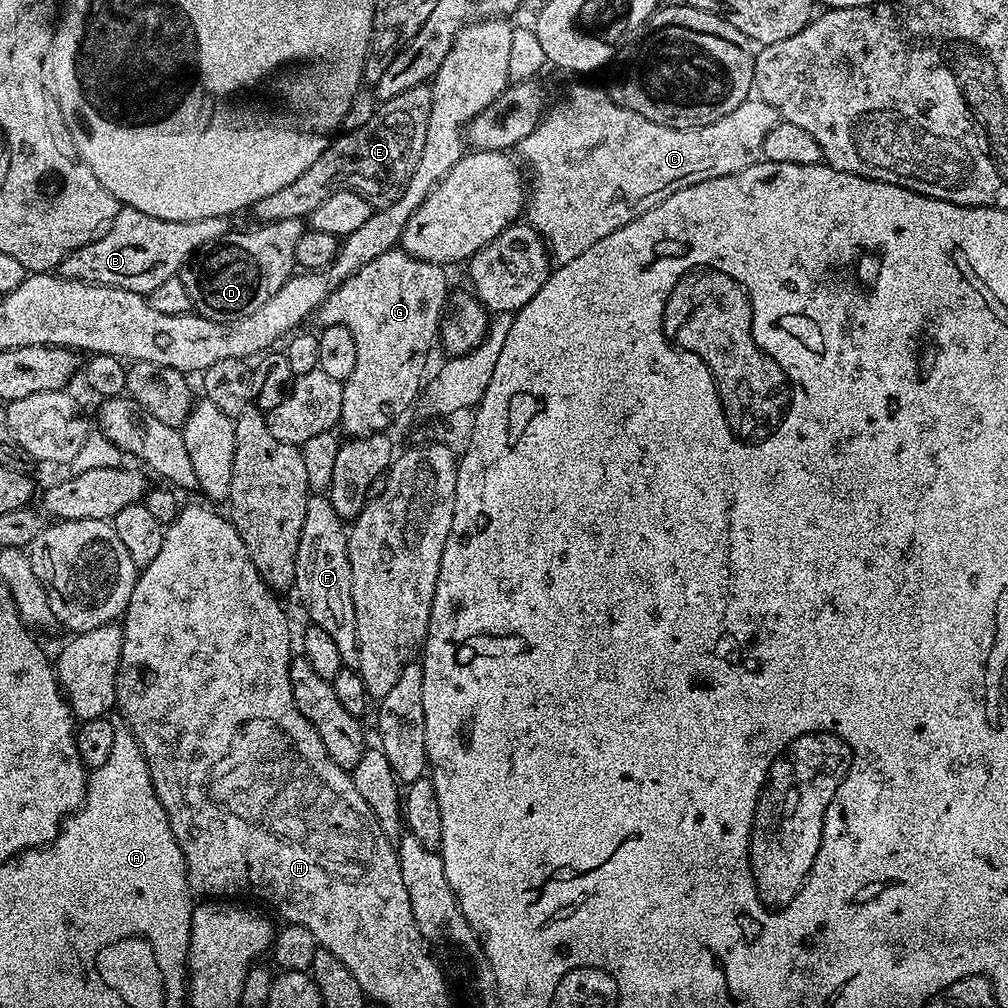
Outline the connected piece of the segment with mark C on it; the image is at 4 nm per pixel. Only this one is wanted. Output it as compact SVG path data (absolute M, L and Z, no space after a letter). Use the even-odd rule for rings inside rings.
M592 84L570 85L564 100L554 104L545 111L538 126L522 138L518 153L526 168L528 163L530 173L530 223L550 245L557 265L574 262L574 258L590 250L594 242L606 238L606 234L614 234L614 230L622 230L626 222L634 222L646 214L646 210L670 198L670 194L710 178L738 174L738 170L757 163L764 151L766 134L781 121L770 102L749 98L721 120L697 124L695 128L671 128L615 104L603 87L595 88Z

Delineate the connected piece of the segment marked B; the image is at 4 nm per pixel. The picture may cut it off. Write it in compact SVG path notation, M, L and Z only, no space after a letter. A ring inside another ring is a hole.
M121 207L120 213L96 239L75 248L64 257L58 272L66 280L80 280L83 284L101 284L147 294L166 282L166 278L177 275L201 248L228 235L228 223L230 220L226 216L163 220L142 214L142 210Z

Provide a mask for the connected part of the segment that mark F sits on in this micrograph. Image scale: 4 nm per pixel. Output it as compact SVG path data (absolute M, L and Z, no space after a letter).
M309 495L306 518L302 522L302 538L298 538L296 583L294 592L300 595L308 620L316 624L338 645L345 668L358 669L358 626L354 618L352 575L348 557L348 528L327 495Z

